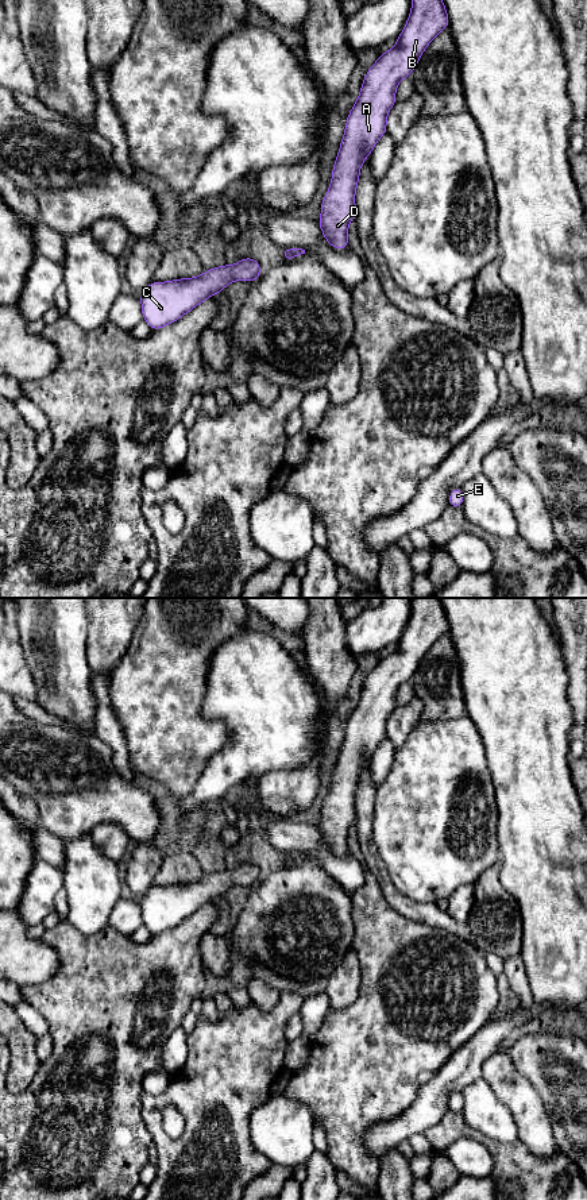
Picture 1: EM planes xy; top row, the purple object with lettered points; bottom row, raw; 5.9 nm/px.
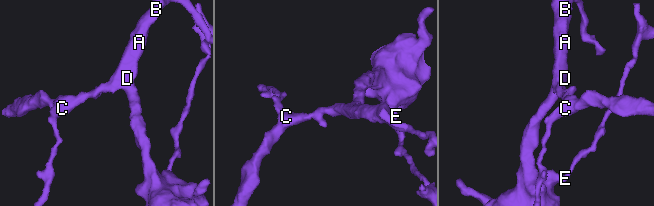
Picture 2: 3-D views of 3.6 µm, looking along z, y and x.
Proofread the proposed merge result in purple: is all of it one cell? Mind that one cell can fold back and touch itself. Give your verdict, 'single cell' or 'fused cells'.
single cell

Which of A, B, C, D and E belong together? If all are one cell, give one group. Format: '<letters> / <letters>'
A B C D E

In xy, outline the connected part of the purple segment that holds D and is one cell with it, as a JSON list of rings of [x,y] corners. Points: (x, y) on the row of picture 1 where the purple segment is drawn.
[[[412,0],[412,9],[397,43],[381,54],[367,70],[355,105],[348,112],[344,136],[332,169],[329,190],[321,202],[321,215],[317,220],[325,240],[337,250],[348,244],[348,225],[356,216],[355,193],[359,184],[360,167],[371,155],[376,142],[387,132],[387,113],[397,103],[395,89],[401,80],[410,77],[420,62],[420,57],[444,28],[449,27],[449,18],[443,0]]]

